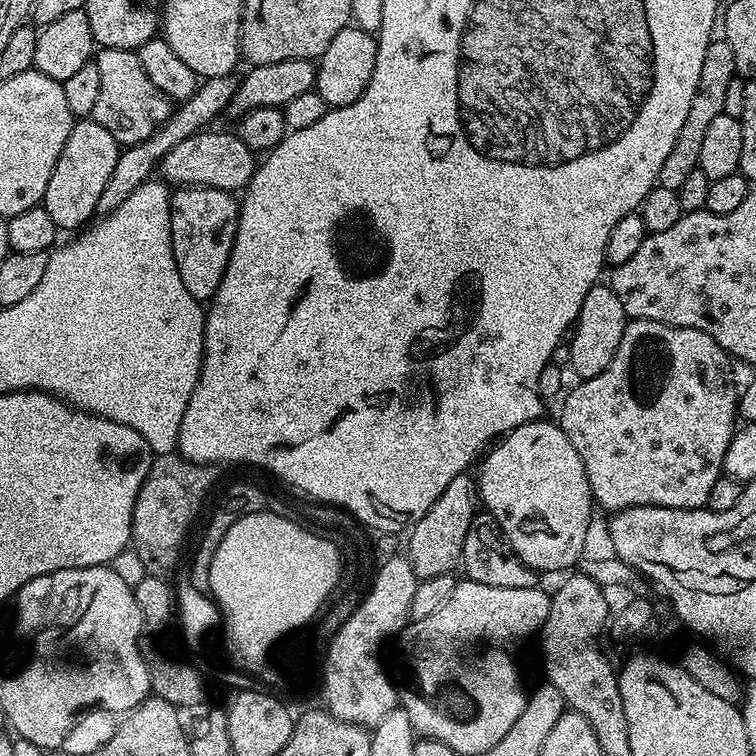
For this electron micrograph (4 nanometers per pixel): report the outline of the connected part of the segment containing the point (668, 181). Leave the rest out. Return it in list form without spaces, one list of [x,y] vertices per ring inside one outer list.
[[[723,38],[713,39],[706,50],[706,59],[702,62],[702,74],[698,74],[698,90],[694,90],[694,102],[690,102],[686,122],[682,122],[682,130],[678,130],[678,138],[674,138],[674,146],[670,149],[670,154],[666,154],[666,162],[662,162],[659,187],[676,189],[682,186],[690,170],[700,167],[702,141],[706,129],[710,127],[710,122],[714,122],[714,118],[724,115],[726,89],[730,86],[730,78],[734,78],[737,74],[734,50],[730,50],[728,41]]]

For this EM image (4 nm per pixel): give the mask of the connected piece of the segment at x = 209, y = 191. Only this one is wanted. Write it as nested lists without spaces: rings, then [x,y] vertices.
[[[180,186],[171,193],[170,202],[170,238],[172,253],[178,275],[182,278],[182,286],[194,294],[201,302],[211,301],[222,282],[222,274],[226,274],[226,262],[230,262],[230,250],[234,246],[234,238],[238,230],[240,217],[240,200],[231,192],[223,192],[217,188],[203,186]]]

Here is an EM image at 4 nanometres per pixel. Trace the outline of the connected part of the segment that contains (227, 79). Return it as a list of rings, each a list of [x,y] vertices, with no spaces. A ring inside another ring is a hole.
[[[235,75],[207,77],[197,87],[196,93],[190,99],[179,101],[173,107],[171,115],[168,116],[168,121],[158,130],[154,130],[154,134],[150,134],[150,138],[146,138],[137,144],[127,145],[121,151],[118,162],[114,165],[114,171],[110,173],[110,178],[106,182],[106,190],[102,190],[102,198],[98,198],[97,213],[101,217],[111,214],[122,202],[126,202],[126,198],[130,198],[130,194],[134,194],[134,190],[138,190],[140,184],[157,171],[160,159],[166,154],[170,154],[170,150],[174,150],[174,146],[178,146],[178,142],[190,138],[196,132],[205,131],[206,126],[211,125],[208,123],[223,108],[225,111],[231,105],[237,87],[238,80]]]

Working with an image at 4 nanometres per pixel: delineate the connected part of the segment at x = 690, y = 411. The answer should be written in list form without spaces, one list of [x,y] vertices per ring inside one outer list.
[[[629,319],[628,325],[624,327],[624,333],[622,334],[622,342],[618,342],[618,350],[614,354],[614,358],[610,362],[610,366],[606,366],[606,370],[602,370],[602,374],[598,374],[594,378],[589,380],[580,380],[577,383],[577,388],[569,394],[565,395],[564,409],[560,412],[558,417],[558,423],[560,429],[566,434],[566,438],[570,438],[570,442],[574,446],[574,450],[578,450],[578,458],[582,458],[582,466],[586,470],[588,475],[588,481],[590,482],[590,490],[592,491],[592,499],[597,505],[600,504],[604,508],[609,508],[609,513],[615,514],[620,511],[621,508],[632,508],[635,504],[645,504],[646,506],[654,506],[655,508],[702,508],[705,507],[710,498],[710,486],[714,486],[714,482],[718,482],[718,478],[722,475],[724,470],[724,459],[726,458],[726,446],[730,446],[732,436],[736,432],[738,427],[738,384],[732,381],[732,364],[727,352],[725,352],[722,346],[718,346],[718,342],[714,342],[714,338],[710,338],[710,334],[706,334],[702,330],[694,330],[693,328],[675,328],[669,324],[663,324],[662,322],[650,322],[649,320],[634,320]]]

